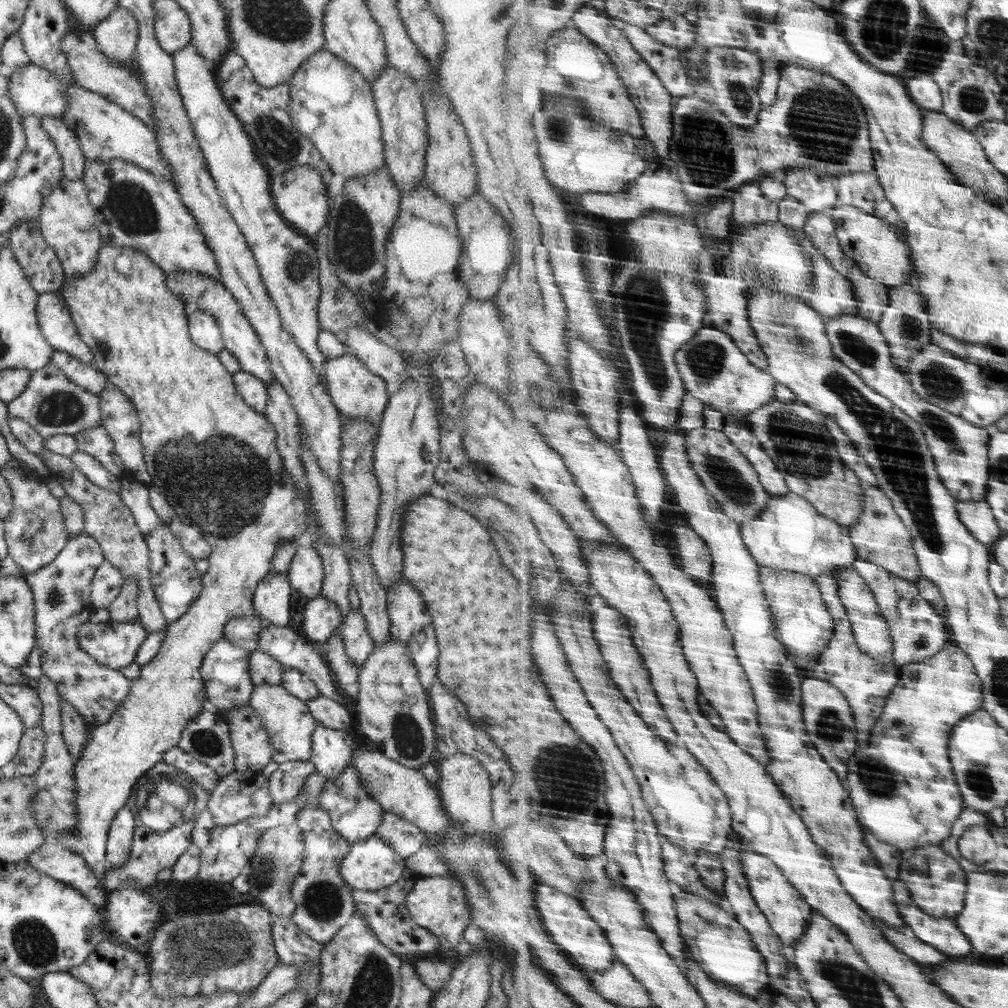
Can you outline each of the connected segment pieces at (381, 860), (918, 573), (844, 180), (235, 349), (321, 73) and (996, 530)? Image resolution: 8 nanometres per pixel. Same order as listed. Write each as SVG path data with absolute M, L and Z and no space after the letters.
M376 834L371 838L352 843L348 854L344 856L340 864L340 875L344 877L344 882L353 890L358 891L376 891L394 885L404 876L404 870L408 870L405 858L400 857Z
M866 485L864 514L851 526L852 540L859 548L859 558L883 566L902 578L918 582L923 578L923 569L915 549L915 538L911 528L904 522L895 504L884 490Z
M876 170L842 175L837 178L836 187L839 192L837 206L858 207L886 219L901 230L901 235L909 244L906 221L896 205L887 197L886 189Z
M174 271L165 273L165 283L167 287L181 296L186 306L196 308L211 314L216 322L219 324L222 336L224 349L228 350L240 363L242 371L252 374L260 382L272 384L276 382L274 374L270 371L270 364L268 357L266 357L266 350L262 347L259 336L254 332L252 325L248 322L246 316L241 311L240 305L229 290L224 288L222 283L217 283L214 279L209 279L204 275L189 273L186 271Z
M320 49L296 69L289 86L287 109L292 124L307 136L333 172L350 177L367 177L385 166L381 122L376 114L371 85L345 60Z
M987 500L960 502L958 509L964 524L967 524L984 544L998 542L1004 537L1005 531Z

